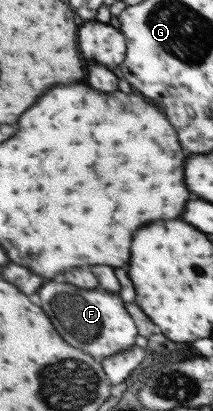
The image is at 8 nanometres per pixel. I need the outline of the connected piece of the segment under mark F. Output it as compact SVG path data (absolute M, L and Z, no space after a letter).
M50 281L40 289L40 299L44 311L50 315L50 319L54 319L58 331L62 331L62 337L70 345L94 357L110 358L137 345L138 327L132 315L128 313L126 303L110 291L104 289L88 291L70 283Z

